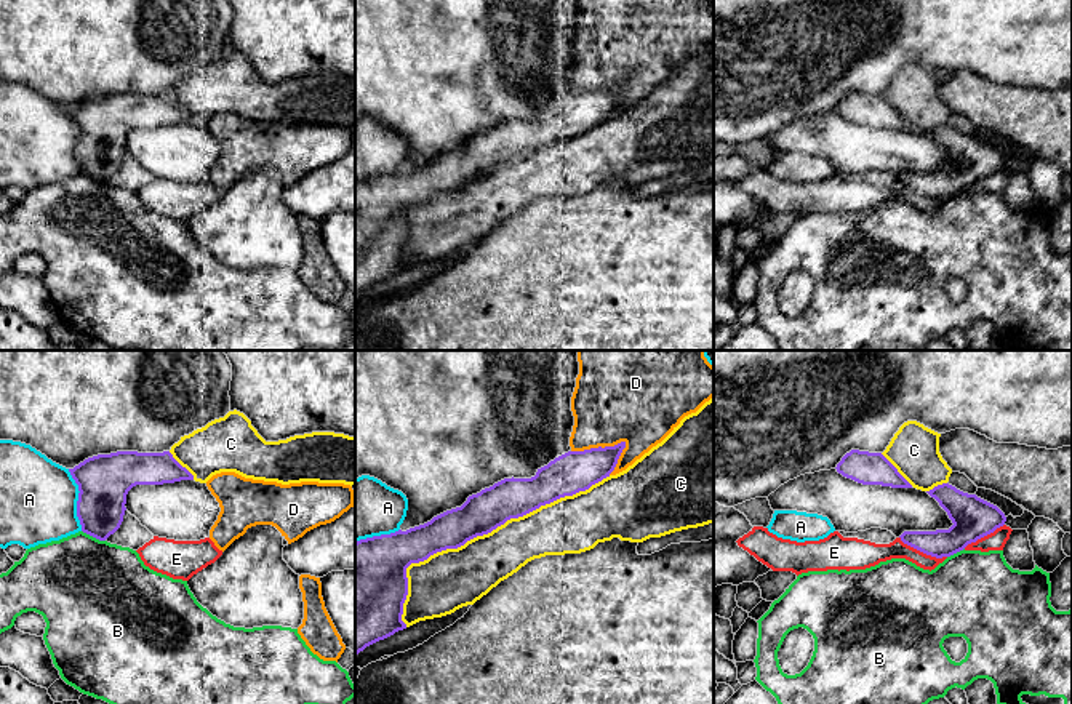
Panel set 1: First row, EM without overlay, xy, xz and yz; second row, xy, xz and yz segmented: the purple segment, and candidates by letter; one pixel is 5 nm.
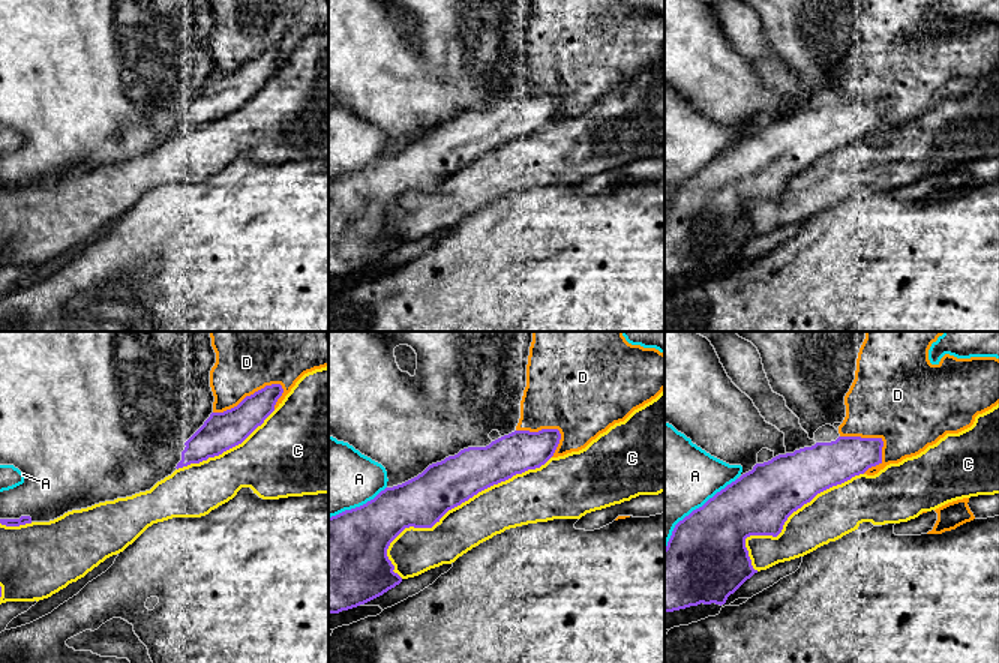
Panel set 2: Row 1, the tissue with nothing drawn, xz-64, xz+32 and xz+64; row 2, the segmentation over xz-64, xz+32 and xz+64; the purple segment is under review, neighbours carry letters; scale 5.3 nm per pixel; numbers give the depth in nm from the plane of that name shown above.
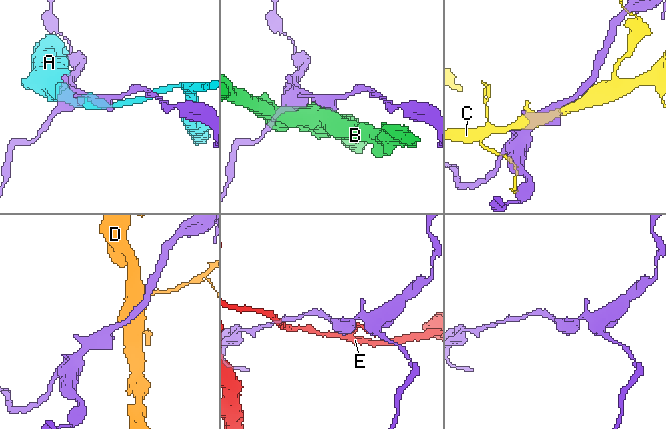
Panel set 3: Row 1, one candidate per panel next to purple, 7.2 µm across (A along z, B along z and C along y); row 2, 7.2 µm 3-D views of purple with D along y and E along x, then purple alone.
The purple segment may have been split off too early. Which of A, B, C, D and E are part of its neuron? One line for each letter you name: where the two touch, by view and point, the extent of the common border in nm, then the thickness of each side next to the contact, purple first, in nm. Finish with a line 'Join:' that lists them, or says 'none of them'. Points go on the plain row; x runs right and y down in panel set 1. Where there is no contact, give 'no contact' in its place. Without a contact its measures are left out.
C: meets purple in xz at (482, 176); contact 1250 nm long; 200 nm thick on the purple side, 280 nm on the other
Join: C

